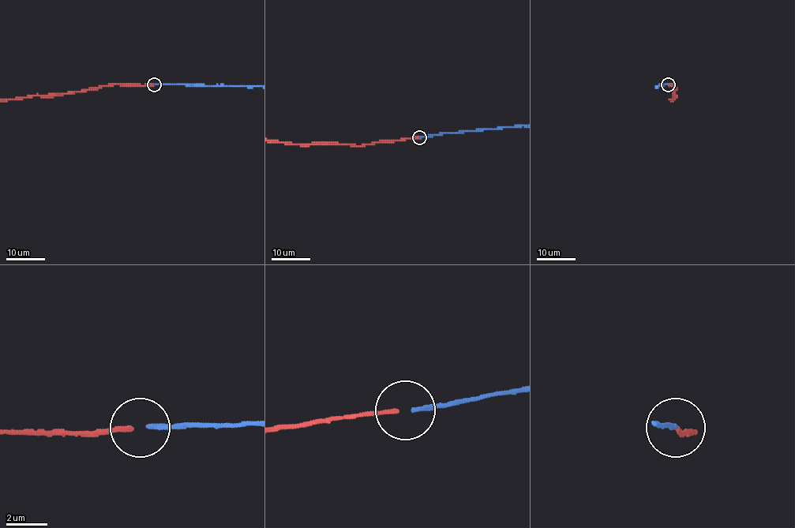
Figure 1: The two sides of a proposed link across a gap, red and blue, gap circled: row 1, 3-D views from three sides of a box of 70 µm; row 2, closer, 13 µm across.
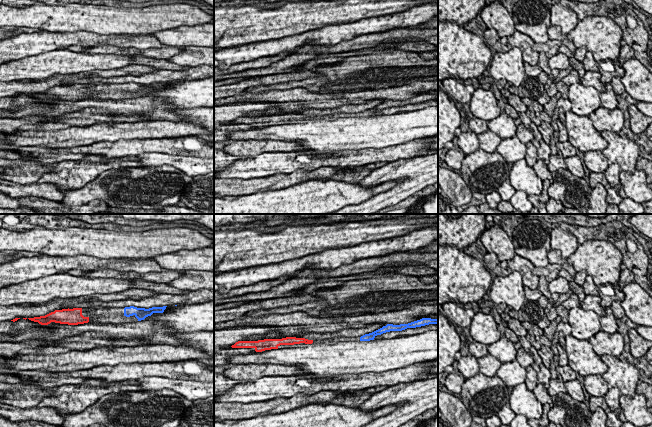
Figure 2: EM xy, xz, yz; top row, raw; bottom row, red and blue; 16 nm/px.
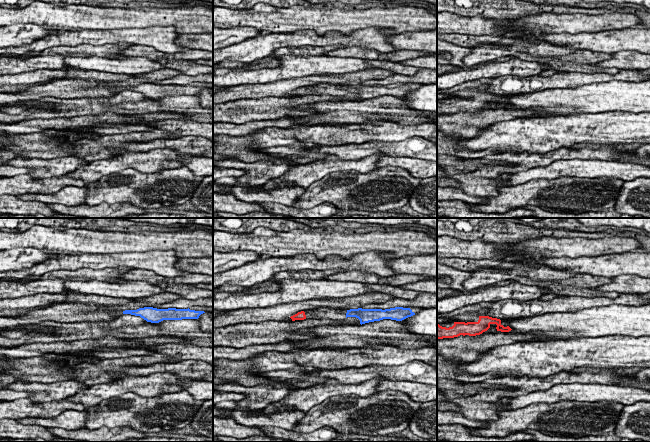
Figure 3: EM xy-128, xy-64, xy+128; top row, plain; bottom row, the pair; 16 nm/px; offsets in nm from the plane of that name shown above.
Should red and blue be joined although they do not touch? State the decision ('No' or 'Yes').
Yes

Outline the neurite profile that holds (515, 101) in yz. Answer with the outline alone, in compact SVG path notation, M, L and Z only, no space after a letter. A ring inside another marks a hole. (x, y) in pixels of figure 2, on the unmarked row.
M510 94L508 97L508 104L510 104L518 113L523 113L527 111L527 106L517 95Z

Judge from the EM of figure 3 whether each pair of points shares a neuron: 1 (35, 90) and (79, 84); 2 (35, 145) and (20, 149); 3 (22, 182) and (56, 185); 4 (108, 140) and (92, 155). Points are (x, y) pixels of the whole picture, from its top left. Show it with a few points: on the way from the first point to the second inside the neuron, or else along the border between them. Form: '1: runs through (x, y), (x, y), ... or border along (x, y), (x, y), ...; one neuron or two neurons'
1: runs through (46, 90), (63, 88), (68, 84); one neuron
2: runs through (31, 145), (24, 148); one neuron
3: runs through (30, 185), (48, 185); one neuron
4: runs through (104, 143), (96, 151); one neuron

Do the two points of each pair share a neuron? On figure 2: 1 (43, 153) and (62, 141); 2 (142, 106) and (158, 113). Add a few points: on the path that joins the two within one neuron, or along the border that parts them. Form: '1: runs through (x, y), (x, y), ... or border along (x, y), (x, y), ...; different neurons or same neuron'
1: border along (31, 145), (44, 147); different neurons
2: runs through (146, 106), (151, 106), (154, 109); same neuron

